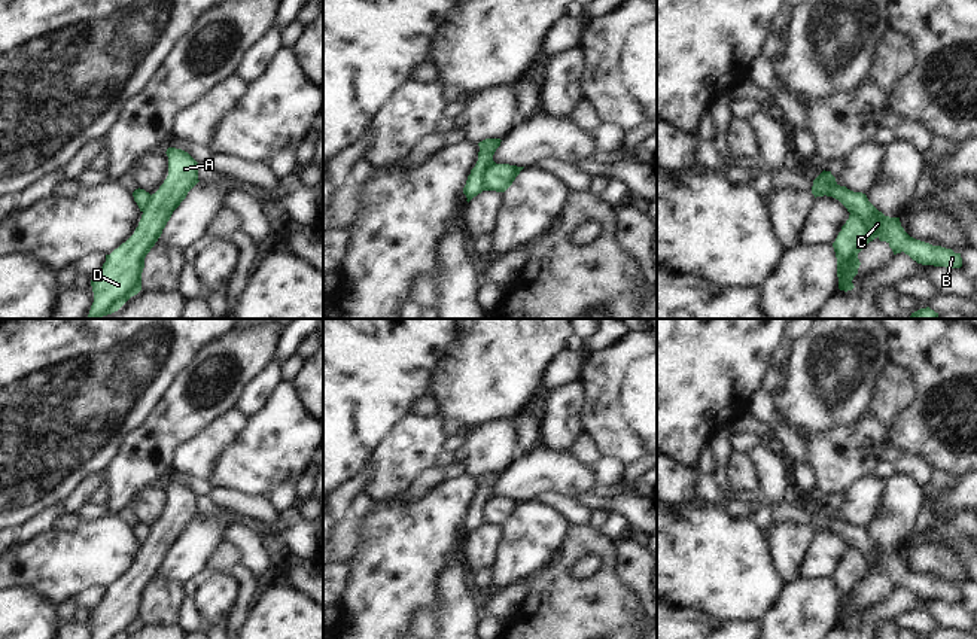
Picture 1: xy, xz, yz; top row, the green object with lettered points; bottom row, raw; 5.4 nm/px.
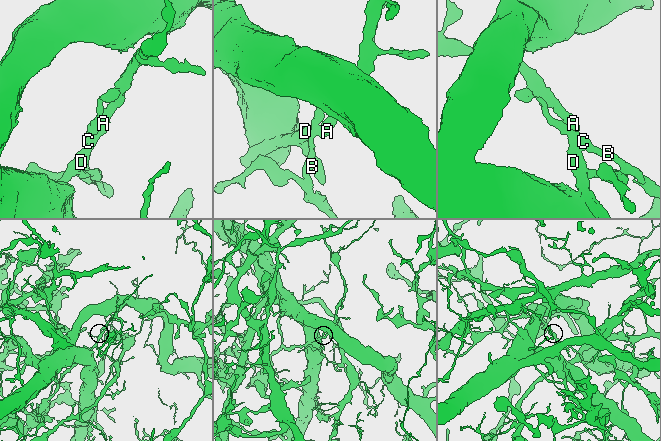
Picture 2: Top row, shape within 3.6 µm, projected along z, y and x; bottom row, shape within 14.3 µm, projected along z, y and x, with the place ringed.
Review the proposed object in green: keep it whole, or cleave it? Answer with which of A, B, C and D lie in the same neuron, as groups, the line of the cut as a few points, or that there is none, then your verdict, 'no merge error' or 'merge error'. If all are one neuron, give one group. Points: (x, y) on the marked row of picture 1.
groups A C D / B; cut xz (492, 160), (483, 182), (480, 185), (475, 177), (466, 197); merge error

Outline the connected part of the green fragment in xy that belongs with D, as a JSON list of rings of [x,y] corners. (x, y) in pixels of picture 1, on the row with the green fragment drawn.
[[[168,147],[168,176],[143,204],[134,234],[106,255],[98,274],[91,280],[94,302],[86,319],[100,319],[118,311],[141,290],[144,258],[162,234],[173,212],[200,182],[198,162],[185,150]]]

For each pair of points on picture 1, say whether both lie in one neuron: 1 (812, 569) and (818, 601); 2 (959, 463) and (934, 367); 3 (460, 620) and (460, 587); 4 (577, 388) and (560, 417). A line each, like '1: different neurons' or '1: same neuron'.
1: different neurons
2: same neuron
3: same neuron
4: same neuron

